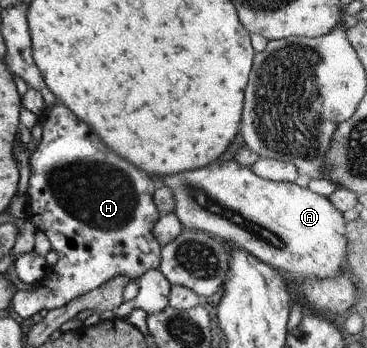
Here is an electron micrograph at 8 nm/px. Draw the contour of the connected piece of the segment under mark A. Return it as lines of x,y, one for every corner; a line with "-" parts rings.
232,159
217,160
193,171
155,177
154,181
157,186
167,187
171,191
174,199
173,213
184,229
199,230
225,245
240,247
276,271
284,271
297,278
326,279
336,277
340,271
348,268
342,213
334,209
326,197
312,193
306,187
298,187
293,182
261,179

